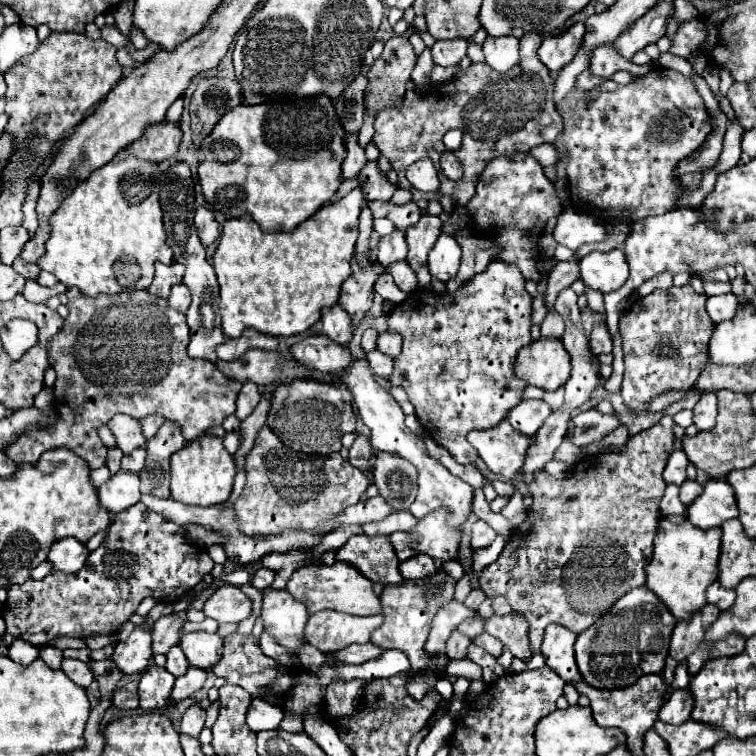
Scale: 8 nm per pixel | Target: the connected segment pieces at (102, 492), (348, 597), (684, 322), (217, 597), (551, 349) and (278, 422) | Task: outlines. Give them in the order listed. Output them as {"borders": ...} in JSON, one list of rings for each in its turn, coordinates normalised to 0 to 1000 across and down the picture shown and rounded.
{"borders":[[[[160,620],[157,628],[147,628],[144,636],[128,647],[128,655],[131,671],[149,684],[184,663],[184,631]]],[[[443,742],[440,747],[403,747],[393,753],[380,776],[377,776],[390,792],[401,795],[406,800],[409,811],[419,811],[427,806],[443,806],[462,813],[501,813],[504,811],[504,795],[493,782],[493,771],[472,755],[472,750],[464,750],[464,745]]],[[[914,377],[906,380],[888,380],[888,382],[866,382],[856,393],[845,396],[843,406],[829,409],[819,422],[819,440],[824,451],[824,467],[827,467],[827,496],[821,509],[821,525],[829,536],[829,541],[837,549],[856,549],[856,536],[877,522],[877,520],[906,520],[917,512],[925,493],[933,485],[935,475],[935,454],[943,438],[943,425],[938,422],[933,411],[933,390],[922,390]]],[[[292,774],[271,795],[269,811],[287,824],[316,824],[332,813],[332,792],[313,774]]],[[[713,448],[684,467],[681,496],[718,517],[737,517],[755,491],[750,464],[737,448]]],[[[396,501],[388,507],[372,507],[364,512],[358,525],[358,541],[353,549],[353,562],[369,581],[406,602],[435,602],[451,594],[451,578],[470,570],[470,546],[464,536],[464,520],[454,509],[417,507],[411,501]]]]}

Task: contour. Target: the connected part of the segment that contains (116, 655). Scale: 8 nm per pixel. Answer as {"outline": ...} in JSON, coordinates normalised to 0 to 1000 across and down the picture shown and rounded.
{"outline":[[[181,827],[165,851],[155,851],[147,874],[163,893],[184,893],[200,872],[200,827]]]}

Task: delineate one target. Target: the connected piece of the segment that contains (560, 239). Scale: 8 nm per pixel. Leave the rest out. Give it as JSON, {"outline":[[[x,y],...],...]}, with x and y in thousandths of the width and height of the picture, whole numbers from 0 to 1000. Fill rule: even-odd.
{"outline":[[[750,276],[747,282],[742,282],[737,287],[731,313],[737,321],[761,332],[766,324],[771,324],[776,319],[798,319],[803,313],[803,303],[784,284]]]}

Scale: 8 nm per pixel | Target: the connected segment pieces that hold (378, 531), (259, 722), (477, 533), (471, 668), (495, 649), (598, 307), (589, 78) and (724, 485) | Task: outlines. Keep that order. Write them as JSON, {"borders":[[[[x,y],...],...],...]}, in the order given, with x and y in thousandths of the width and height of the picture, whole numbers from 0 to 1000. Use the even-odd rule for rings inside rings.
{"borders":[[[[520,676],[512,687],[499,692],[483,692],[480,705],[483,708],[517,708],[522,702],[541,702],[546,700],[552,687],[541,676]]],[[[335,925],[327,940],[327,962],[337,970],[366,964],[374,951],[374,940],[369,933],[361,933],[351,925]]],[[[631,689],[626,694],[626,708],[623,708],[623,724],[626,724],[626,729],[647,724],[655,716],[655,710],[657,710],[657,705],[642,689]]],[[[618,872],[594,874],[589,882],[589,893],[602,893],[602,896],[615,896],[620,901],[631,901],[631,898],[636,898],[636,882]]],[[[636,837],[636,840],[631,840],[631,843],[626,845],[626,853],[639,856],[639,858],[642,858],[644,864],[649,864],[652,869],[660,869],[663,861],[665,861],[665,851],[660,851],[660,845],[655,845],[655,843],[647,840],[647,837]]],[[[774,382],[774,390],[776,390],[776,398],[779,398],[779,406],[795,417],[795,422],[800,422],[800,403],[798,403],[798,388],[792,385],[782,385],[782,382]]],[[[771,94],[771,97],[766,97],[763,99],[763,104],[761,104],[761,115],[769,115],[769,118],[784,118],[784,115],[790,115],[792,110],[798,110],[798,104],[792,104],[792,102],[784,102],[779,94]]],[[[940,634],[933,649],[909,671],[909,687],[927,700],[951,697],[956,689],[975,687],[972,652],[959,634]]]]}

